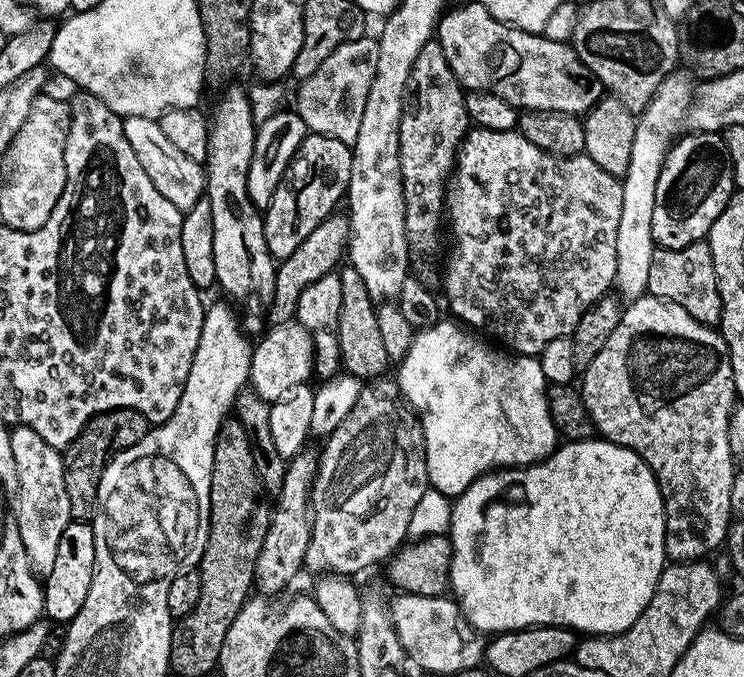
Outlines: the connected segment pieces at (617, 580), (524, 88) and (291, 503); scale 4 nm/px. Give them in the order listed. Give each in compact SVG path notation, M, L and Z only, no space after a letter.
M603 438L590 440L569 440L561 443L544 460L537 464L528 464L524 468L501 468L479 476L461 496L455 497L452 504L452 517L446 533L452 541L452 557L450 558L450 578L448 586L451 595L459 604L464 616L481 634L499 634L513 632L519 628L534 628L538 624L553 624L559 628L571 628L577 634L588 636L616 636L624 632L646 610L654 590L658 586L658 578L665 570L664 554L664 503L658 490L658 482L646 466L646 462L634 450L618 446Z
M482 2L464 4L454 12L450 10L441 15L438 39L446 62L450 62L450 70L454 70L465 89L472 92L493 92L520 110L565 112L571 116L580 116L591 111L606 92L602 81L580 61L571 43L551 40L542 34L524 32L510 24L503 24L490 14L490 10L486 10Z
M305 450L287 461L286 478L282 480L282 490L275 495L274 511L271 513L266 538L262 538L262 550L256 563L255 591L265 598L276 598L280 588L284 588L299 572L305 571L304 559L312 537L312 484L316 480L316 471L320 465L317 453Z

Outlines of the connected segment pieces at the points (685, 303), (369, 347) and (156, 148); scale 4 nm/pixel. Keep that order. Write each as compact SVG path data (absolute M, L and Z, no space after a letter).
M706 242L681 248L657 247L654 262L650 262L650 282L647 295L682 306L690 318L709 326L720 323L722 298L718 290L718 278L714 274L714 258Z
M344 266L339 273L342 280L342 310L338 310L338 346L343 371L363 382L383 377L390 361L386 345L382 343L382 334L378 331L377 301L373 300L370 290L366 290L366 282L362 282L362 274L358 274L358 270Z
M130 116L124 120L124 133L134 146L134 154L138 154L138 162L142 162L142 170L150 174L150 182L158 186L162 198L167 198L178 206L180 212L186 213L194 202L205 199L206 196L206 172L201 161L194 158L186 158L166 134L162 134L162 126L159 119L150 116Z

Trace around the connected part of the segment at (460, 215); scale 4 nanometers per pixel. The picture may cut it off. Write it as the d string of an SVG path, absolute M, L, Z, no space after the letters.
M473 127L460 146L456 167L446 184L446 216L447 219L452 219L452 232L456 235L456 253L449 258L448 265L444 268L443 299L446 304L448 299L453 312L451 315L457 321L481 333L493 332L501 340L499 343L513 353L539 357L546 342L554 342L554 338L563 336L571 337L574 326L578 326L578 318L582 318L586 309L613 287L616 279L618 218L622 218L622 186L617 177L602 170L588 155L555 156L534 146L534 142L520 135L519 131L495 132Z

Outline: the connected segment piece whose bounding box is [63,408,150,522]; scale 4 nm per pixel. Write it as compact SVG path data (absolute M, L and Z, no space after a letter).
M115 408L100 412L84 426L80 437L69 444L64 457L64 477L66 478L66 498L70 498L70 514L76 522L88 522L96 514L98 482L106 470L108 461L122 450L134 446L148 432L150 425L146 417L133 408Z

